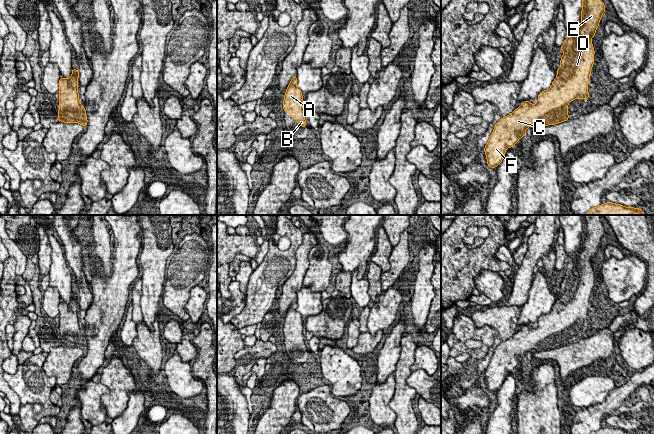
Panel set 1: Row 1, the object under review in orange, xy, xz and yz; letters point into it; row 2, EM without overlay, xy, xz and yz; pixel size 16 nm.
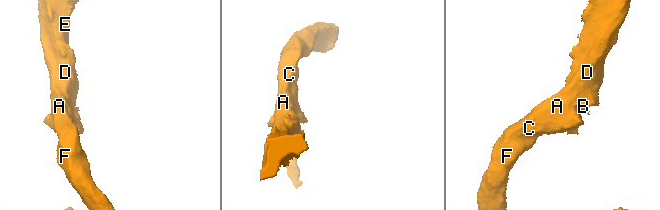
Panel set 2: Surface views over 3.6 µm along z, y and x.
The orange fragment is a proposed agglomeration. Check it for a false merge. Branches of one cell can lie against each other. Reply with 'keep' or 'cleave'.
keep

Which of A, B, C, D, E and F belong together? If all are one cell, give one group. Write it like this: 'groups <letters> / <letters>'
groups A B C D E F

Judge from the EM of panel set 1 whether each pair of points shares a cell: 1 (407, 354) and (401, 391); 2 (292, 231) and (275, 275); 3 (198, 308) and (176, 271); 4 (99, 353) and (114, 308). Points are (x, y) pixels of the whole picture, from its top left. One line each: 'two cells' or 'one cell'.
1: one cell
2: one cell
3: two cells
4: one cell

